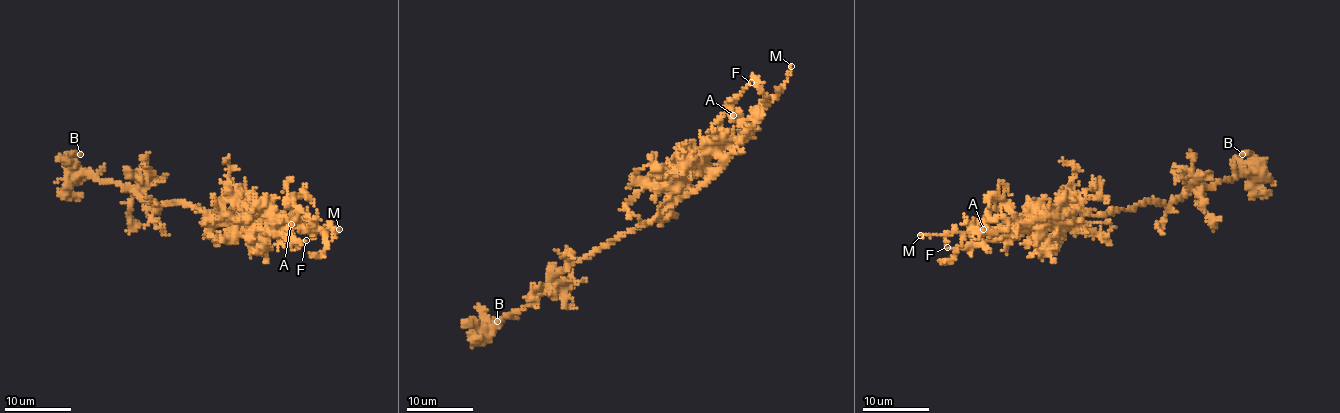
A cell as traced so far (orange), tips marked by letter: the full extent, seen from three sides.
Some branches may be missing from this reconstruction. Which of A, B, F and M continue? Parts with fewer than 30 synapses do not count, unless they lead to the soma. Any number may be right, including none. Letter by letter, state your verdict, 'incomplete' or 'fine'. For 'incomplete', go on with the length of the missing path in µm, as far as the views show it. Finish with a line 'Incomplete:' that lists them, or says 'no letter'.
A: fine
B: fine
F: fine
M: incomplete; missing 50 µm
Incomplete: M

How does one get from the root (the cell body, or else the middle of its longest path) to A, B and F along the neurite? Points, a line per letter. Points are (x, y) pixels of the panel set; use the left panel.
A: (217, 211), (247, 216), (246, 221), (273, 215), (288, 217), (293, 211), (292, 196), (298, 213), (291, 224)
B: (217, 211), (201, 212), (182, 203), (156, 205), (141, 200), (119, 183), (84, 176), (68, 159), (80, 154)
F: (217, 211), (247, 216), (246, 221), (271, 215), (282, 228), (277, 234), (306, 240)

